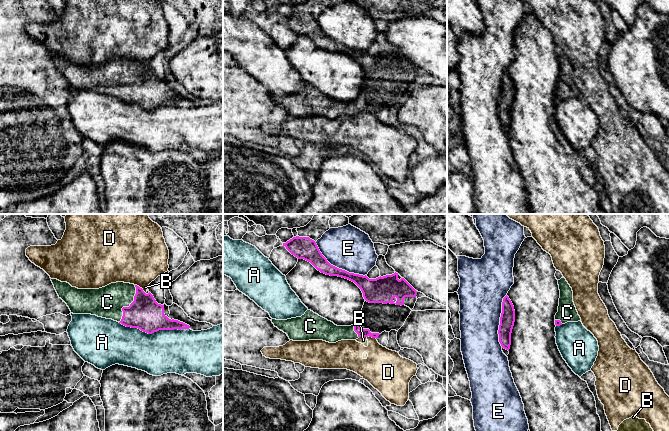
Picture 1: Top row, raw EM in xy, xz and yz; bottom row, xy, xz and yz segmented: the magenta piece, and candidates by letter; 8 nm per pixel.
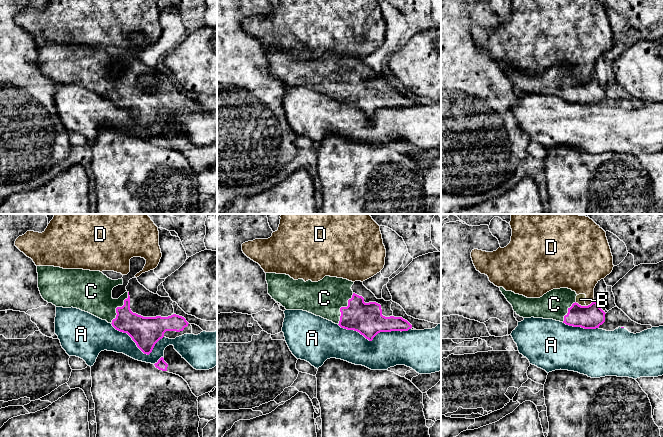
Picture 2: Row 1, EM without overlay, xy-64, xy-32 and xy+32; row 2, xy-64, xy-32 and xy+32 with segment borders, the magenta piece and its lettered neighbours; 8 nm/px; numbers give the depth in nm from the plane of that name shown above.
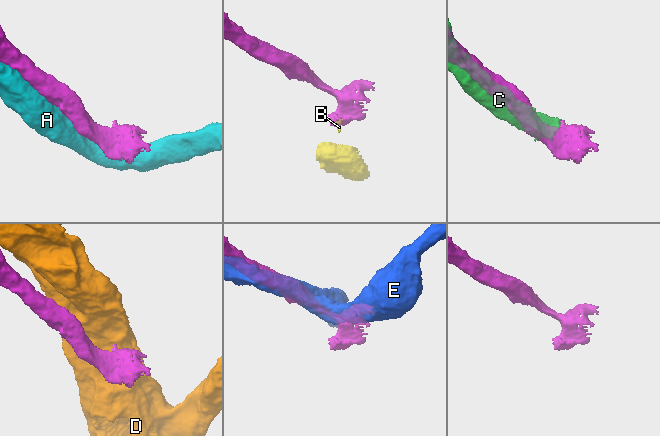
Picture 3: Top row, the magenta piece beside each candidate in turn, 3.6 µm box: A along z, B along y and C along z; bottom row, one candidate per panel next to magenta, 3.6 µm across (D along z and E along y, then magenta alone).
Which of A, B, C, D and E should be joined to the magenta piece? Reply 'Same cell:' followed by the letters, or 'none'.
Same cell: C

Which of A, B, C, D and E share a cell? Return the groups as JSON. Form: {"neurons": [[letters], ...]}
{"neurons": [["A"], ["B", "D"], ["C"], ["E"]]}

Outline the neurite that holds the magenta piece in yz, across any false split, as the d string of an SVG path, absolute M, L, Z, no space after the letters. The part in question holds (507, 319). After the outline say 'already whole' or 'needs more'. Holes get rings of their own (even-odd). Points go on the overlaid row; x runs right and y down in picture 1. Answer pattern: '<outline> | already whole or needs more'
M506 295L502 302L502 313L500 317L499 325L499 342L502 348L509 351L511 345L511 333L515 322L515 310L514 306Z | already whole

